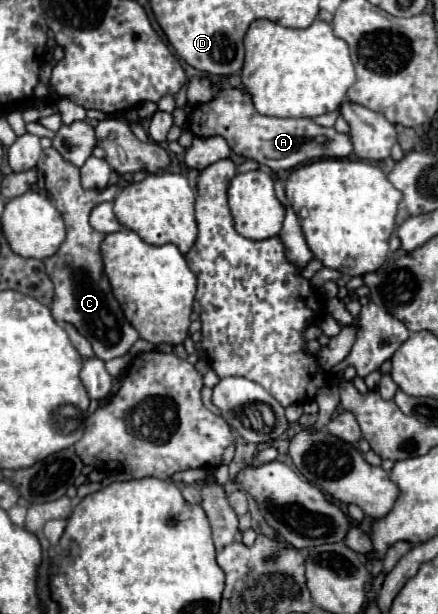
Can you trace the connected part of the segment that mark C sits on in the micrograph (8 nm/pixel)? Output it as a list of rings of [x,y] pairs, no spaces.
[[[50,147],[42,151],[38,161],[38,169],[46,177],[46,191],[52,197],[52,203],[62,213],[66,223],[66,241],[60,251],[48,259],[44,259],[48,277],[54,283],[54,301],[52,301],[52,317],[58,323],[70,323],[80,335],[84,335],[96,353],[98,359],[110,361],[130,351],[130,347],[138,341],[138,331],[126,321],[120,303],[116,301],[110,281],[104,273],[102,263],[102,241],[104,233],[94,231],[90,227],[90,213],[98,203],[112,201],[118,193],[118,185],[110,185],[106,189],[84,189],[80,185],[80,171],[72,163],[64,161],[60,153]]]

